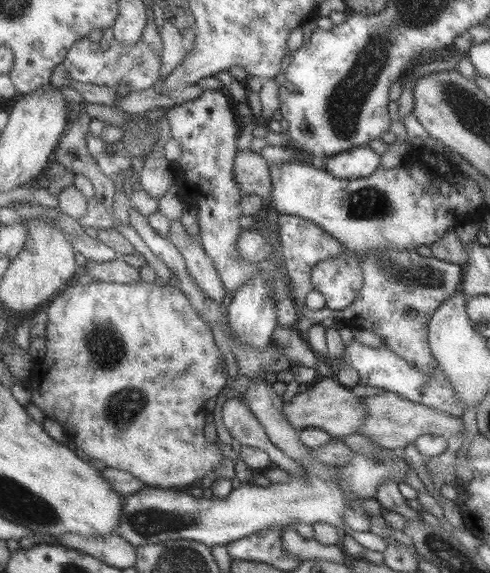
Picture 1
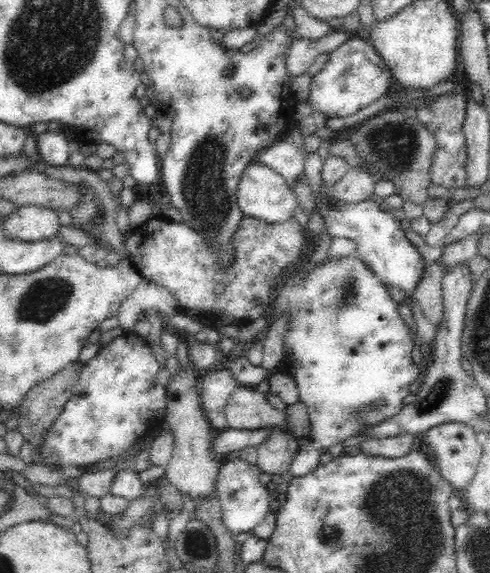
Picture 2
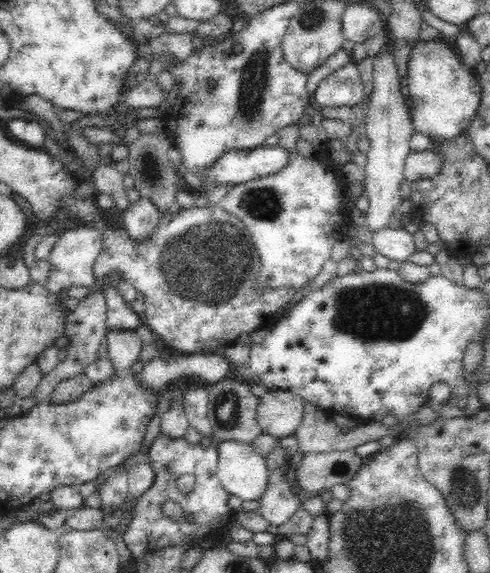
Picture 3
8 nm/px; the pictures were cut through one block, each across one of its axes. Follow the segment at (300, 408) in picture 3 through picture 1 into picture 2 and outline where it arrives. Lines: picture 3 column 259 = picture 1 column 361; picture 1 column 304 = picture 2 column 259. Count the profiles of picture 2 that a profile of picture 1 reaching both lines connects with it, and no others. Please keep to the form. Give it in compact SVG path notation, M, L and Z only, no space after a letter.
M240 385L225 405L229 428L256 430L266 426L286 427L284 410L274 408L265 393L256 387Z

